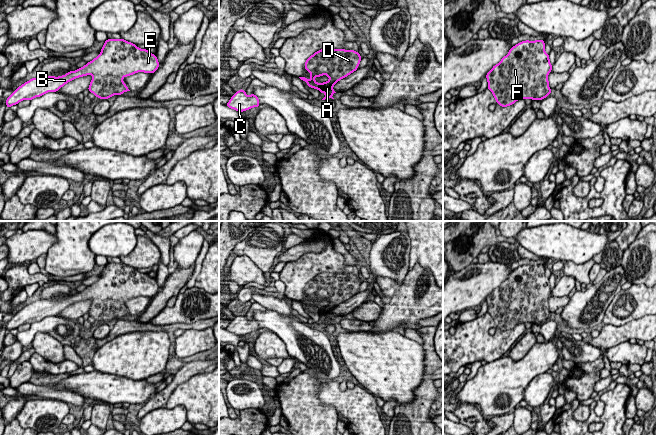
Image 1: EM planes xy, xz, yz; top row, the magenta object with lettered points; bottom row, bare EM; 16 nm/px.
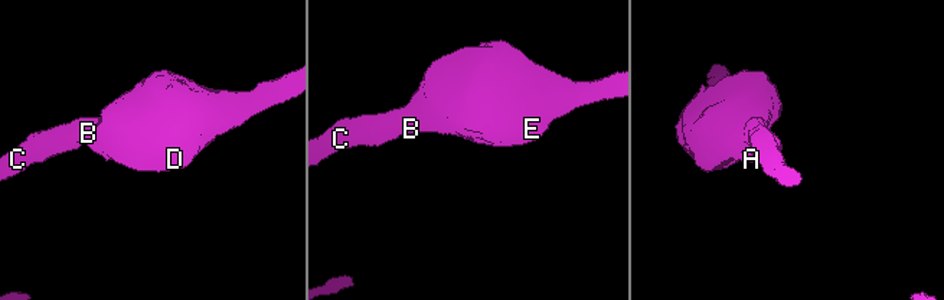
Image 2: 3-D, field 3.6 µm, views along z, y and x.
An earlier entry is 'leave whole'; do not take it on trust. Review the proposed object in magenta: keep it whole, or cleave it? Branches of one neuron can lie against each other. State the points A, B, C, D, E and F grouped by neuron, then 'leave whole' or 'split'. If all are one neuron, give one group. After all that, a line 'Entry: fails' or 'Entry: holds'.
A B C D E F | leave whole
Entry: holds

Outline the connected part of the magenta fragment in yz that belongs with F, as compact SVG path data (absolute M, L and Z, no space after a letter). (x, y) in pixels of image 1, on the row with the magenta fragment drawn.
M544 40L522 41L487 72L487 88L502 107L521 99L542 100L552 92L548 81L551 71Z

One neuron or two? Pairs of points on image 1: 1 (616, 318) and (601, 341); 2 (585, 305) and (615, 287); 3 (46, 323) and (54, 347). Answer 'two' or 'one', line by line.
1: two
2: one
3: two

